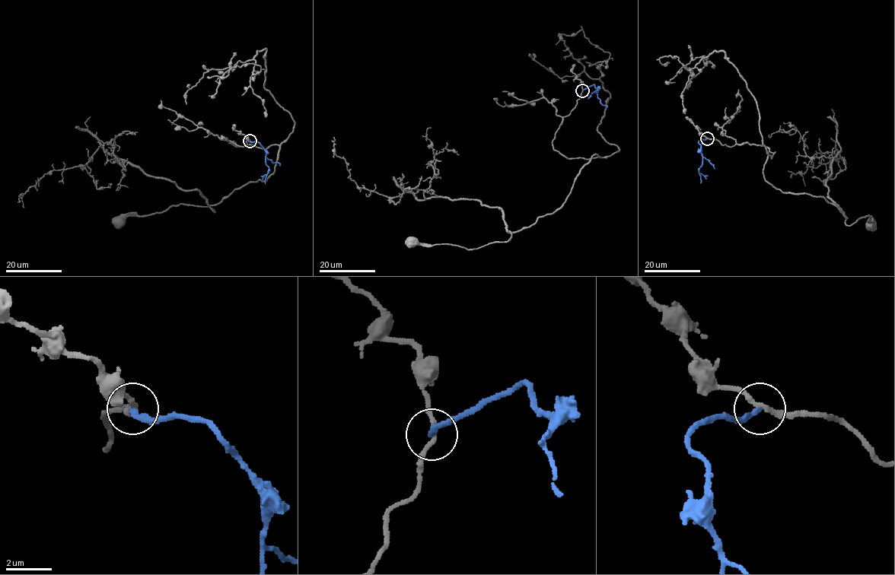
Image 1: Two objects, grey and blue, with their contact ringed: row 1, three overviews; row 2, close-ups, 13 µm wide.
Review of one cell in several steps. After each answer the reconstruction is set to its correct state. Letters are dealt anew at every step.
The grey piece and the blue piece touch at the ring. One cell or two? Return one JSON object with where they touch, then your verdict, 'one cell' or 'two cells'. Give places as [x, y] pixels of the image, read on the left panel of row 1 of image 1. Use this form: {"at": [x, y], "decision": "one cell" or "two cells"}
{"at": [250, 141], "decision": "two cells"}

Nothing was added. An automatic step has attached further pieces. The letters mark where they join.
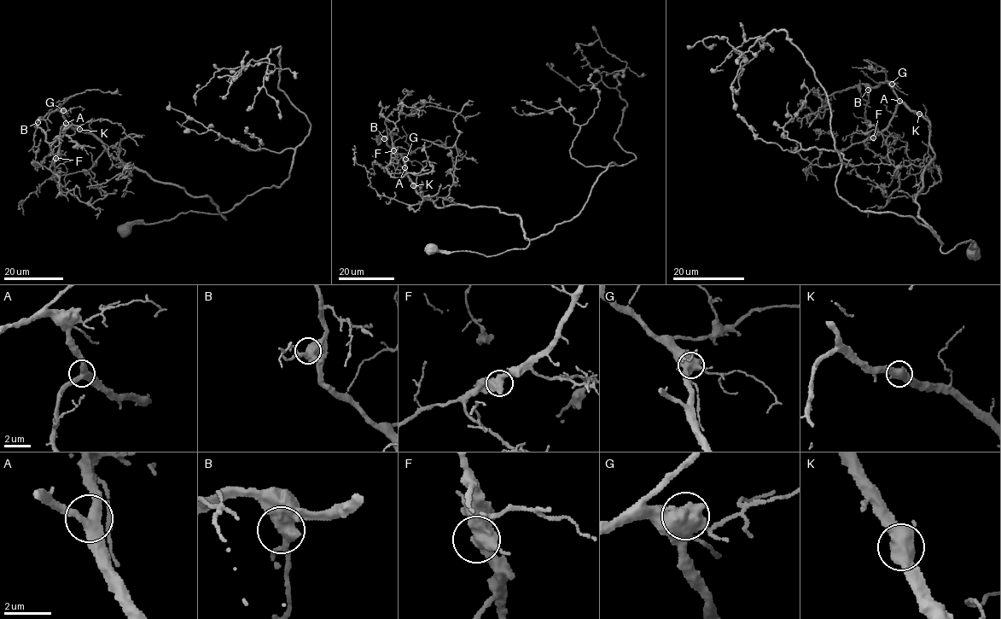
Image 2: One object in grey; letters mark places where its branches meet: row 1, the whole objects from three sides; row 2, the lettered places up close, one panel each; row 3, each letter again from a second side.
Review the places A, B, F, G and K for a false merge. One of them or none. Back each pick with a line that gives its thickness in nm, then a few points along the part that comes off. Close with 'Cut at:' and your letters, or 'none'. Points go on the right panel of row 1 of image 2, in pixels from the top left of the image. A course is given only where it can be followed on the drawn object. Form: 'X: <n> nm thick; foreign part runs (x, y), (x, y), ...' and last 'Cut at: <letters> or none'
Cut at: none

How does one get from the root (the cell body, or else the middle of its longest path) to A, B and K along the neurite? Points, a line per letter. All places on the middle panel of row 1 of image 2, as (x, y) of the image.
A: (430, 248), (491, 256), (525, 248), (529, 242), (518, 215), (496, 207), (438, 207), (419, 195), (404, 167)
B: (430, 248), (491, 256), (525, 248), (529, 242), (518, 215), (496, 207), (439, 207), (423, 197), (384, 138)
K: (430, 248), (491, 256), (525, 248), (529, 242), (518, 215), (496, 207), (438, 207), (413, 185)

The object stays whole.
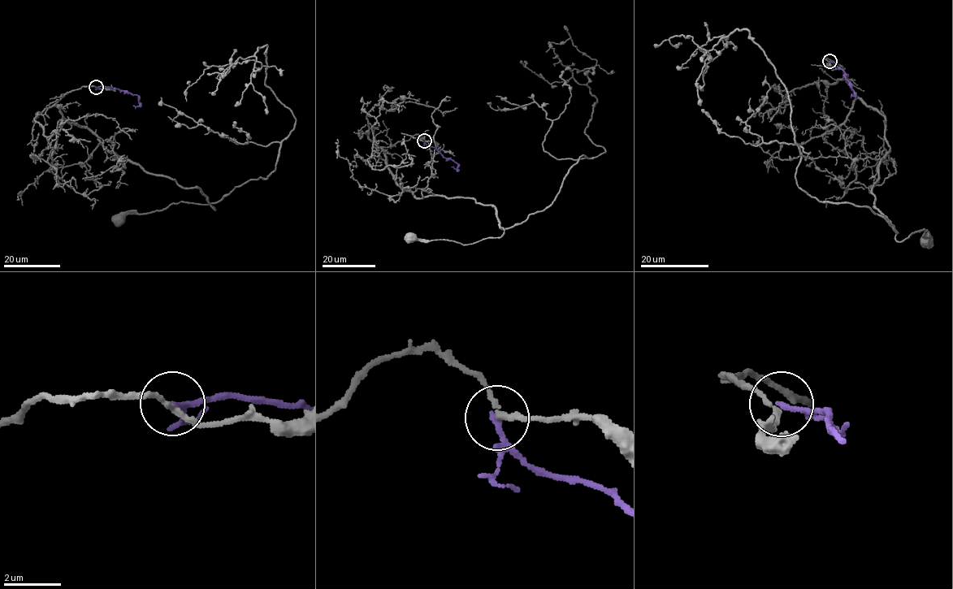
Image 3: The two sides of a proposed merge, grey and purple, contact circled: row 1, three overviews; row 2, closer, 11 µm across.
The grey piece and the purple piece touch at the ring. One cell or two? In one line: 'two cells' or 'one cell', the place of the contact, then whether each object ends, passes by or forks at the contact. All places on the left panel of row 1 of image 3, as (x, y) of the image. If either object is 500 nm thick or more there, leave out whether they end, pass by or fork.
two cells; at (96, 87); grey passes by; purple ends there

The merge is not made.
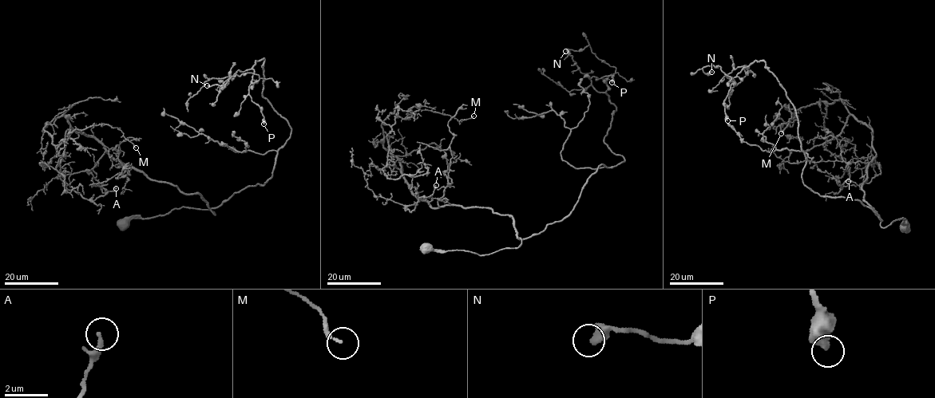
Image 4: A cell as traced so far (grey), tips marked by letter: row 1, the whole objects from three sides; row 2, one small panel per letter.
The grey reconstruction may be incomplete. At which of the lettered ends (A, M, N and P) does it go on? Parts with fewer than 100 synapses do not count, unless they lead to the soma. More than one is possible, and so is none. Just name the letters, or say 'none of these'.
none of these

